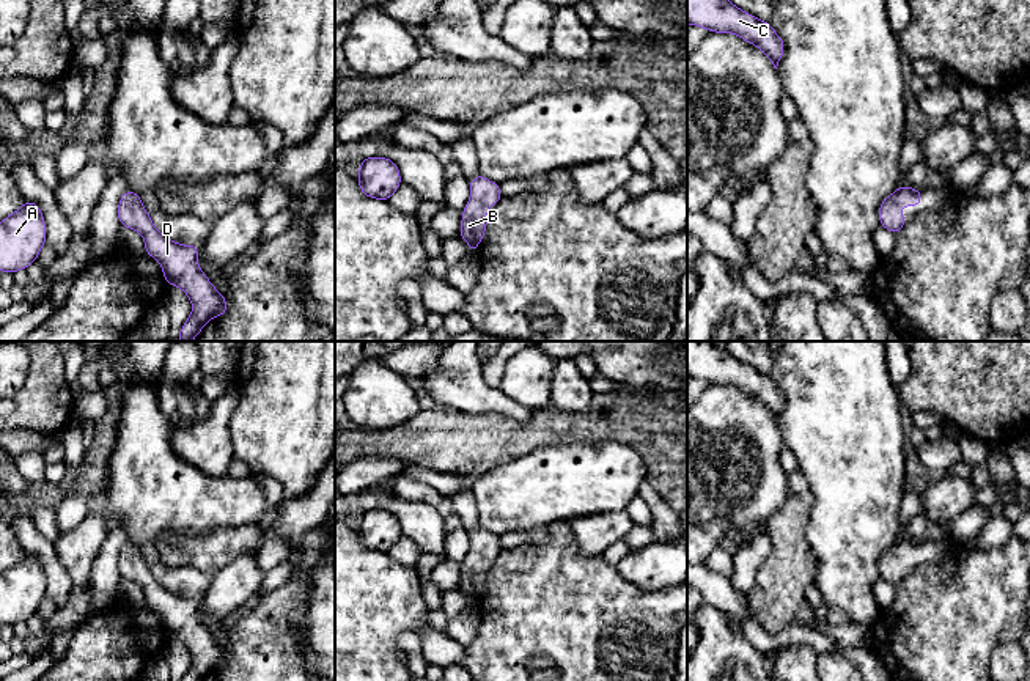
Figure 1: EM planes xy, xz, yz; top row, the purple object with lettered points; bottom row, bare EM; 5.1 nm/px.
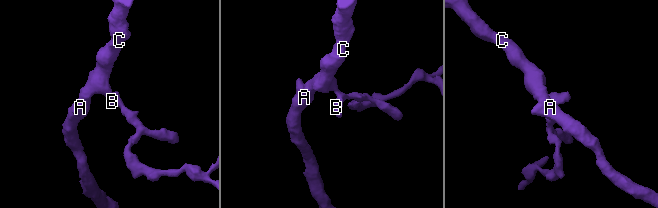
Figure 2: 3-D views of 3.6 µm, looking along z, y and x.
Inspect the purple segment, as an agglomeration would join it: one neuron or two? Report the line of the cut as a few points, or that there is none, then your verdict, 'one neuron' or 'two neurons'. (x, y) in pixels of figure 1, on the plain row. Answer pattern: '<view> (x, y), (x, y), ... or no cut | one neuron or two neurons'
no cut | one neuron

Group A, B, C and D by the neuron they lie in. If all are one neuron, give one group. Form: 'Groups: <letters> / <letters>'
Groups: A B C D

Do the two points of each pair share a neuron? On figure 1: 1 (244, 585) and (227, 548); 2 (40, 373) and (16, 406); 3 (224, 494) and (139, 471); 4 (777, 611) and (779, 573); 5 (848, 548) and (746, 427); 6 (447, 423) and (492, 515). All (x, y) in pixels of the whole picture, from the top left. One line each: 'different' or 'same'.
1: different
2: same
3: same
4: same
5: different
6: different

